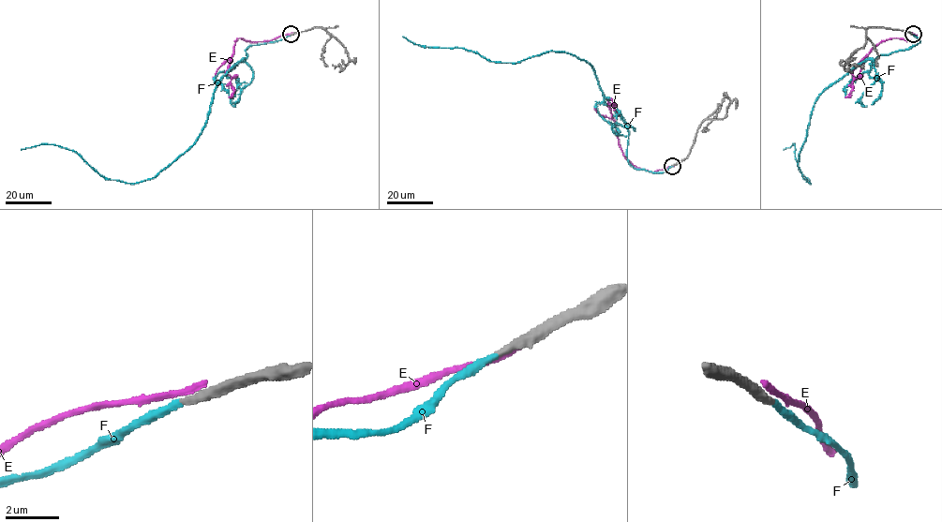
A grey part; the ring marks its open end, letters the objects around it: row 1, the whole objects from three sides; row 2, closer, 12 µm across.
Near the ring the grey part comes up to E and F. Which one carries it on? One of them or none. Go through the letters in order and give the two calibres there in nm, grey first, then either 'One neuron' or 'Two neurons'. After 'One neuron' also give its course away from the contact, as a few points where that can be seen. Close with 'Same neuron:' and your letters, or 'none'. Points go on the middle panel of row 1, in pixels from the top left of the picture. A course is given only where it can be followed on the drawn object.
E: Thickness 480 nm (grey) against 280 nm. Two neurons
F: Thickness 300 nm (grey) against 260 nm. One neuron. Its course: (672, 166), (652, 172), (630, 164), (624, 120), (583, 60), (554, 52), (489, 61), (402, 36)
Same neuron: F

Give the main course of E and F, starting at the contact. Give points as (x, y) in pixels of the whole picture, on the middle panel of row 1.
E: (673, 165), (654, 171), (637, 168), (624, 156), (608, 105), (612, 107), (614, 102), (609, 98)
F: (672, 166), (652, 172), (630, 164), (624, 120), (583, 60), (554, 52), (489, 61), (402, 36)

